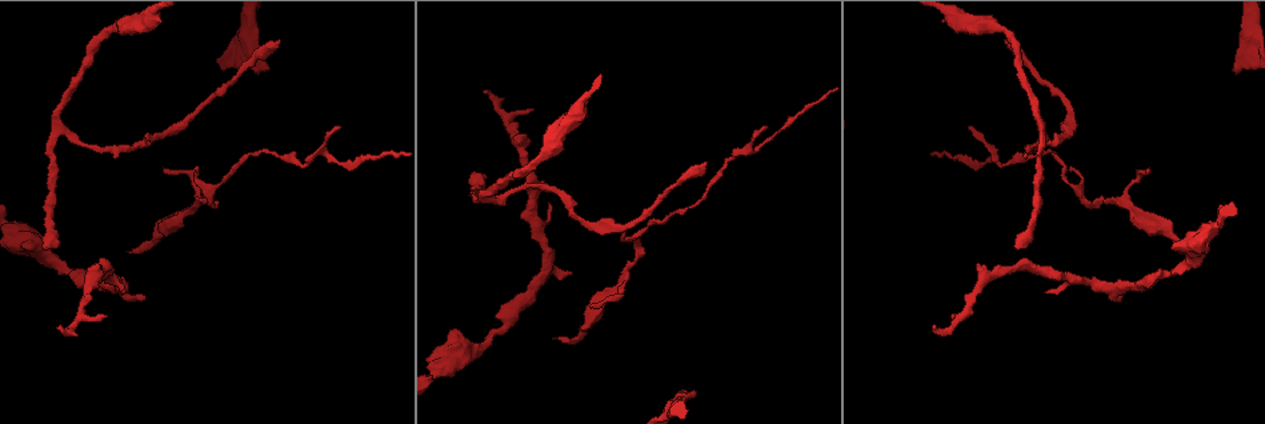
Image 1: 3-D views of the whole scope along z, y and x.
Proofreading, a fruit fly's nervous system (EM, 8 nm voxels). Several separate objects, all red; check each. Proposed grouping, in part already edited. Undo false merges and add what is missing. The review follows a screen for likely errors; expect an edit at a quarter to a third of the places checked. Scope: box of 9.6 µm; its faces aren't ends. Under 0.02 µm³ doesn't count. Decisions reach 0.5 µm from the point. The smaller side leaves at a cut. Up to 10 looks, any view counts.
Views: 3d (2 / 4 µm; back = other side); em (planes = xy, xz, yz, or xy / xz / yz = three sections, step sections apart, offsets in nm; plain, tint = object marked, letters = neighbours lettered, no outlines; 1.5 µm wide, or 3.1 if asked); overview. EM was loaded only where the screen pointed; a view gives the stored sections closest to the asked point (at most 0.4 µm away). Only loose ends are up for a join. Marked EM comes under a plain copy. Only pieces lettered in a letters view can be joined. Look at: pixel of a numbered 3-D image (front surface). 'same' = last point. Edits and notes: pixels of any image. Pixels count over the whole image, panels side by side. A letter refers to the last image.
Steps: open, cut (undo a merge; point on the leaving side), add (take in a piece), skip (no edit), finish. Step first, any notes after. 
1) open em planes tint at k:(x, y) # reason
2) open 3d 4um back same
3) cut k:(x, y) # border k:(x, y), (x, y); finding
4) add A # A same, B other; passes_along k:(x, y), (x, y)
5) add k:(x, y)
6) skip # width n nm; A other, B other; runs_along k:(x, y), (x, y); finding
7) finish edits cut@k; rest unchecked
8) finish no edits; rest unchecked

open 3d 2um at 1:(556, 338) # free end

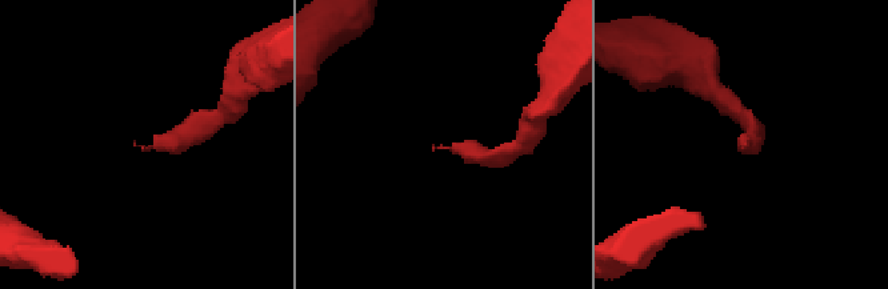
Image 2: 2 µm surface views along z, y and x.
open em yz step 8 letters at 2:(442, 144)

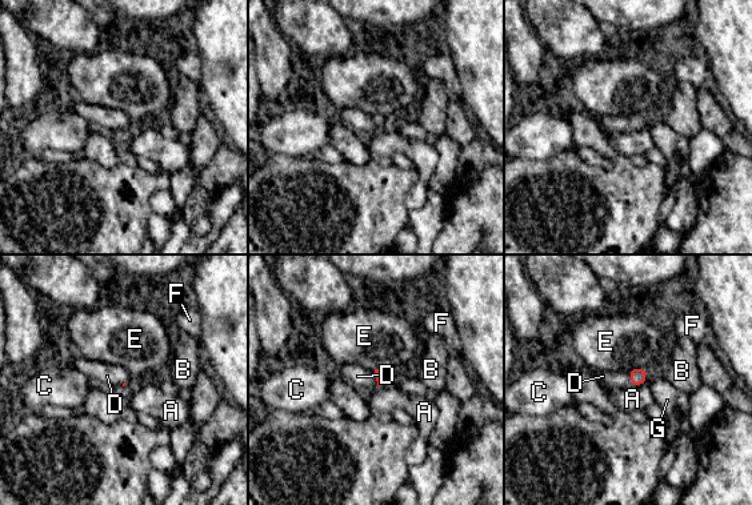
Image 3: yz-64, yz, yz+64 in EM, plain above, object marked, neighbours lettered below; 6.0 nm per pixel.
open em planes letters same # another direction

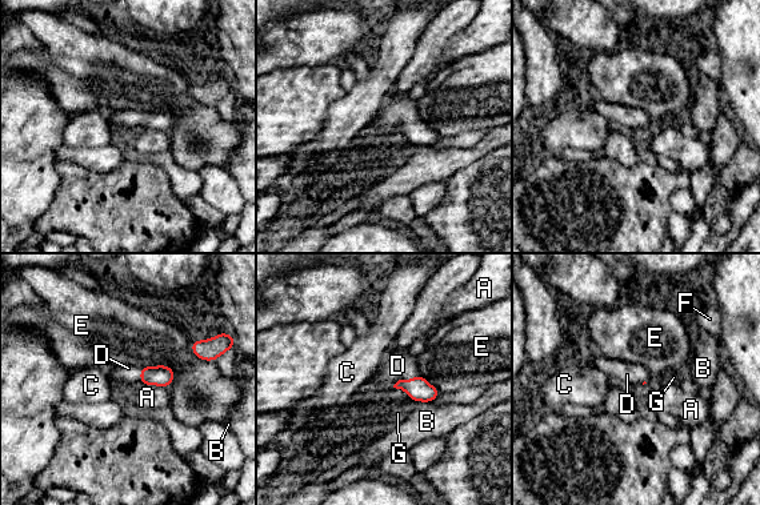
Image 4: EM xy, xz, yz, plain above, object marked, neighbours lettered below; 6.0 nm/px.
add D # longest_contact E 220 nm; A other, B other, C other, D same, E other, F other, G other; passes_along 4:(419, 389), (406, 380), (398, 365); the neuron continues

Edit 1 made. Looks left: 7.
open 3d 2um at 1:(951, 315)

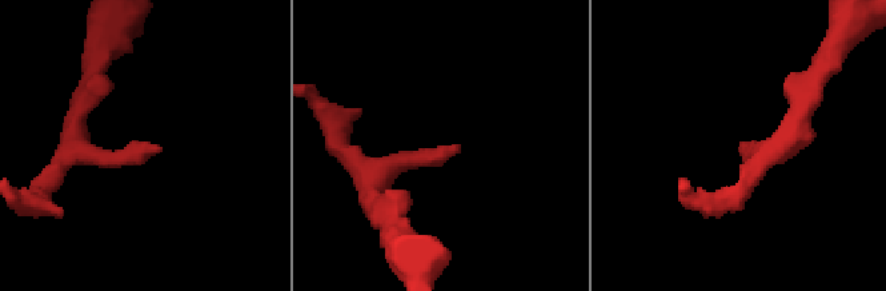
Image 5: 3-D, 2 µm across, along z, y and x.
open em xy step 8 letters at 5:(458, 152)

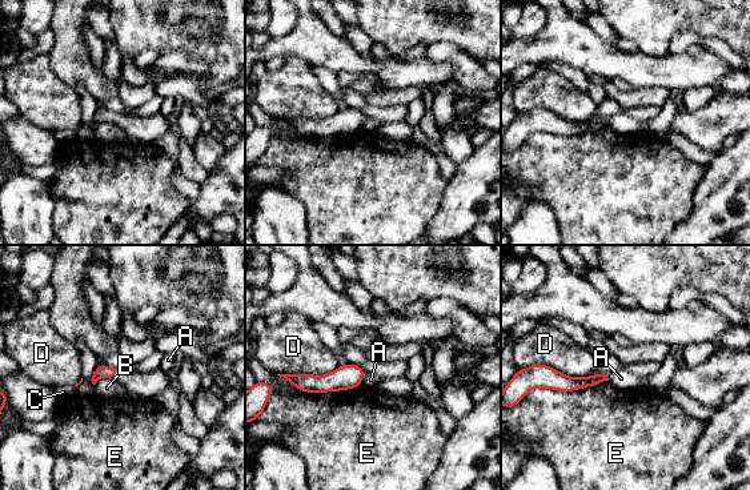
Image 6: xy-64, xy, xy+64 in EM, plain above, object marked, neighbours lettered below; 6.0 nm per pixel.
skip # longest_contact E 420 nm; A other, B other, C other, D other, E other; runs_along 6:(361, 373), (331, 382), (293, 378); none of them fits

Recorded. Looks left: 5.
open em planes letters at 1:(1148, 171) # thin end

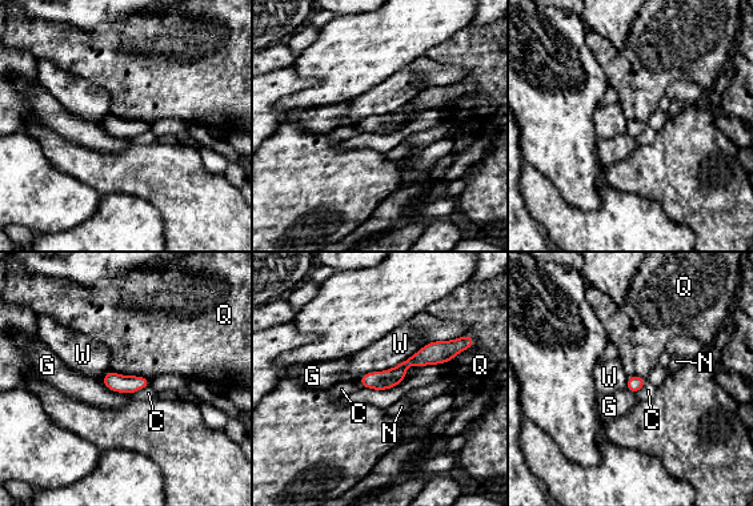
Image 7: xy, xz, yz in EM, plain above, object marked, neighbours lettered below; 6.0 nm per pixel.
skip # C other, G other, N other, Q other, W other; runs_along 7:(453, 349), (363, 380); none of them fits

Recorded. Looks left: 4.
open em planes tint at 1:(1236, 70) # free end

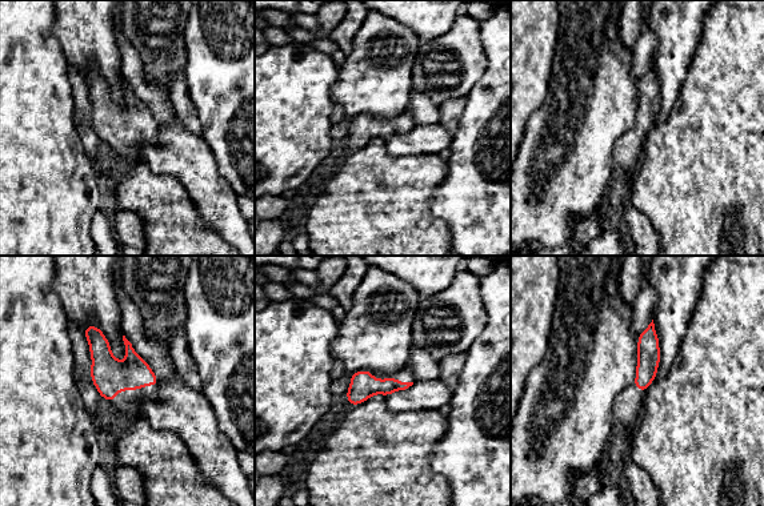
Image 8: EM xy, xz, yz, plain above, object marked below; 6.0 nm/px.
open em planes letters same # see the neighbours

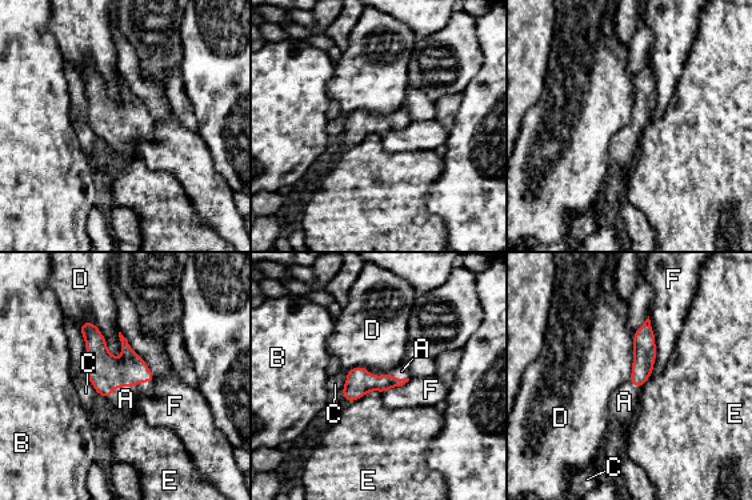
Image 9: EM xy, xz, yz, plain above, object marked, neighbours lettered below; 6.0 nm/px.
add A # longest_contact F 360 nm; A same, B other, C other, D other, E other, F other; passes_along 9:(104, 372), (128, 386), (126, 399); it goes on there

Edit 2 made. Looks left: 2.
finish edits add@4, add@9; rest unchecked

